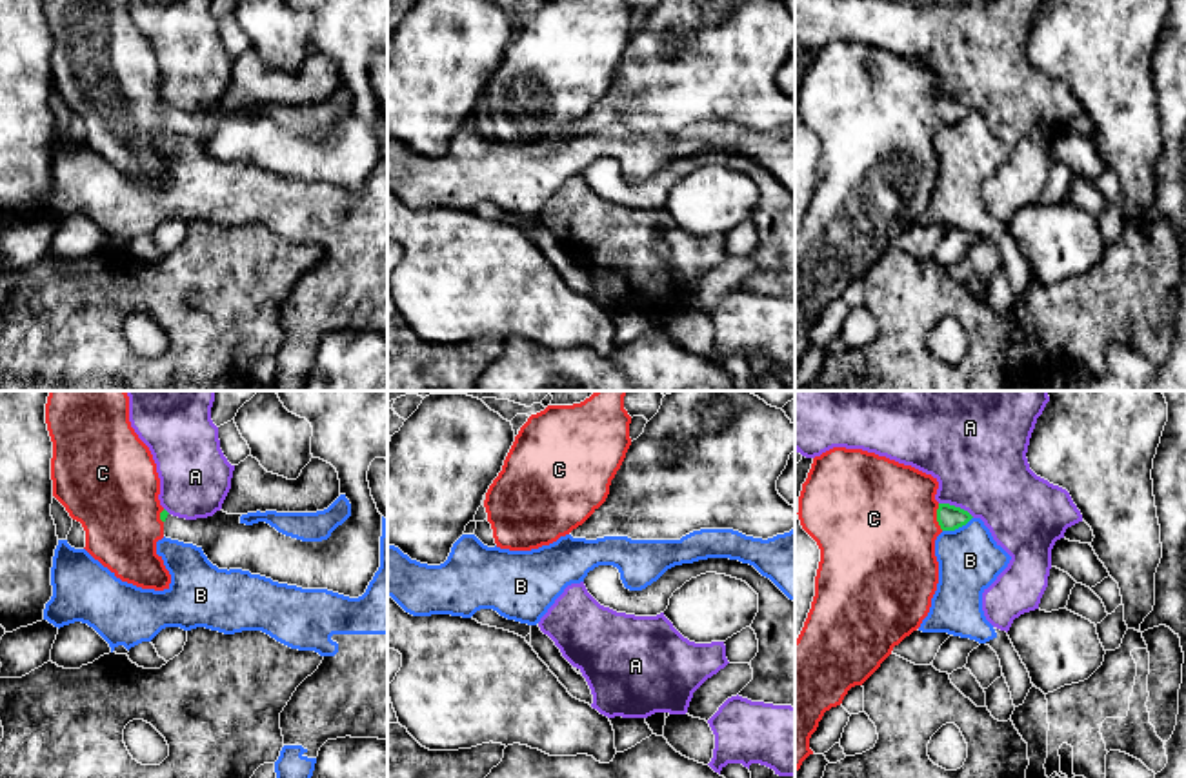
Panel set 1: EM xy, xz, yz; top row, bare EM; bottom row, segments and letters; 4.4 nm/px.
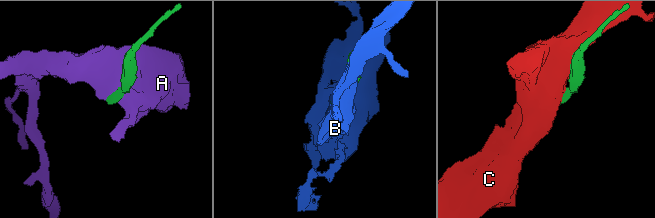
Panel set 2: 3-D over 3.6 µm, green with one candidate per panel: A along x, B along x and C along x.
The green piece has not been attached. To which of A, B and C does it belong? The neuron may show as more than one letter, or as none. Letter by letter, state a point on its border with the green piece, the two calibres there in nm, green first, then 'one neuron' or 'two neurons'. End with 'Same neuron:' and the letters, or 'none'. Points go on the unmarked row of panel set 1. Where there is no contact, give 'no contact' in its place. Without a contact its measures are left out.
A: yz (957, 100) | 110/420 nm | two neurons
B: yz (957, 120) | 110/280 nm | two neurons
C: yz (937, 109) | 110/500 nm | two neurons
Same neuron: none

